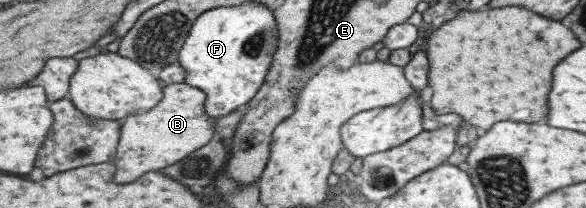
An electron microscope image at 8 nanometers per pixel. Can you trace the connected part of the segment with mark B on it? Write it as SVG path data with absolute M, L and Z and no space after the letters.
M169 83L161 88L163 96L149 110L123 118L116 147L113 182L127 184L149 170L159 170L180 162L191 152L214 139L215 118L203 109L205 93L193 85Z

